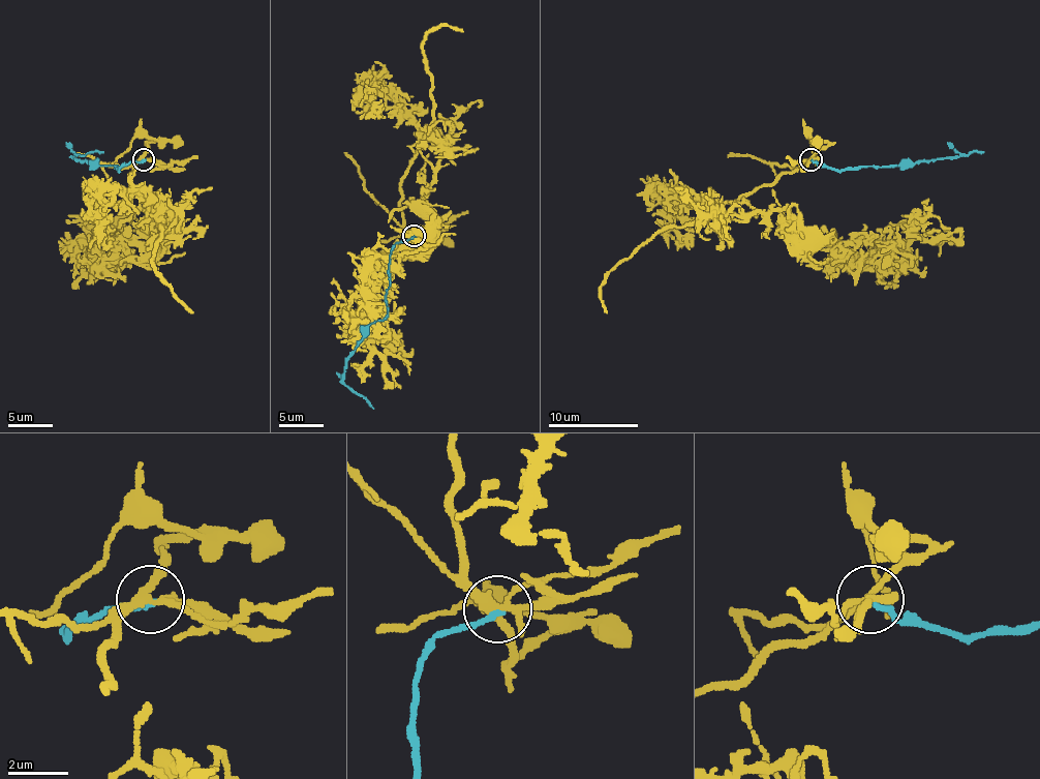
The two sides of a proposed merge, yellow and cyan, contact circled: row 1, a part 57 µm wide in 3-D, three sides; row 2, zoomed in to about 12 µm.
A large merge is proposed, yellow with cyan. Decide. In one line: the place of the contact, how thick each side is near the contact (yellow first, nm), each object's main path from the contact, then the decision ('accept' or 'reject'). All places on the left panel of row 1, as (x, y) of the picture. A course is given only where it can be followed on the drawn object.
(144, 159) | 280/200 nm | yellow via (143, 158), (129, 185), (152, 219), (163, 212), (150, 214), (165, 239), (87, 252), (96, 233), (139, 228) | cyan via (143, 158), (129, 160), (118, 170), (116, 166), (98, 166), (73, 156), (102, 152) | reject

